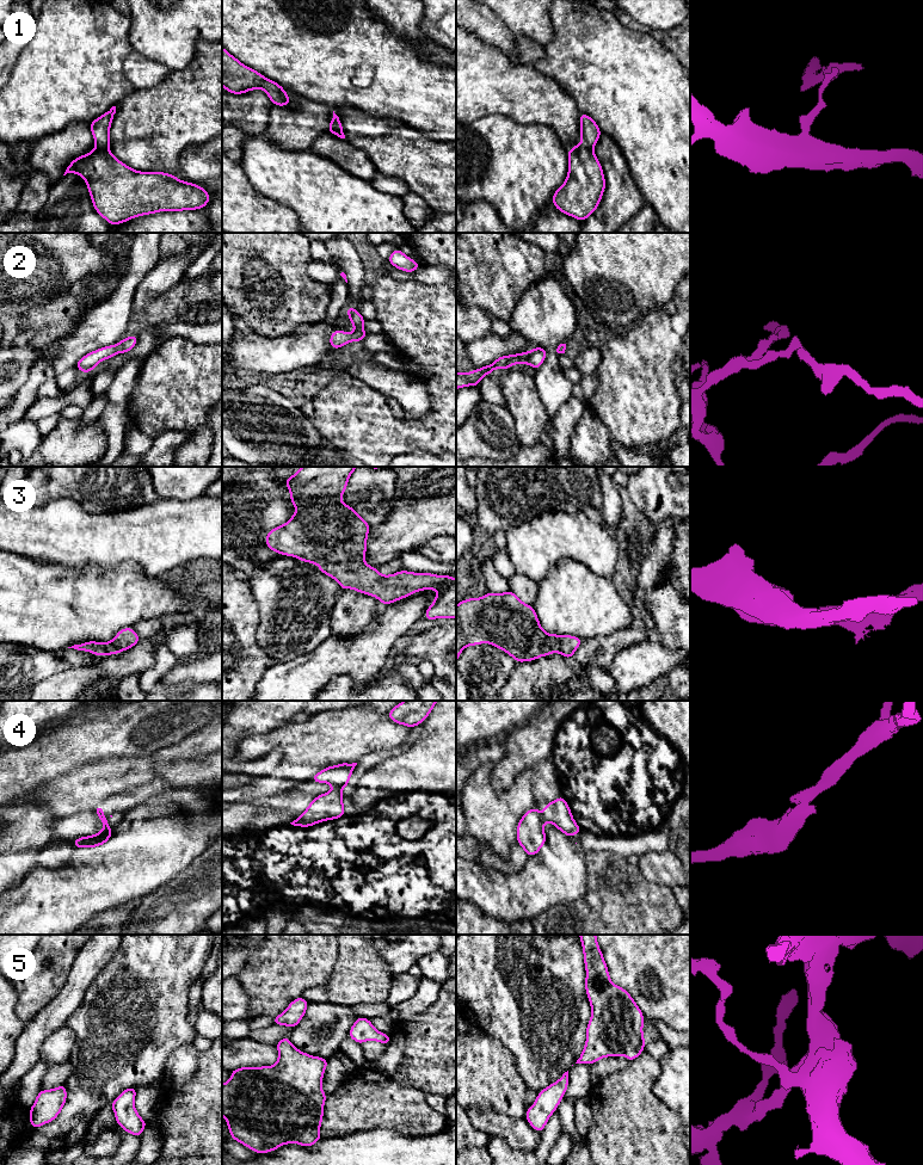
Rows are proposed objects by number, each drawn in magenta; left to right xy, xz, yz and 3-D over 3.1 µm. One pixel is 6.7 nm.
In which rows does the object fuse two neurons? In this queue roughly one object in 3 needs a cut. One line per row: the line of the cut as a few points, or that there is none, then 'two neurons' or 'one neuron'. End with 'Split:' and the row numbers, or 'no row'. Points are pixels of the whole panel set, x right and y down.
1: xy (96, 146), (108, 148) | two neurons
2: no cut | one neuron
3: no cut | one neuron
4: xz (334, 788), (340, 789) | two neurons
5: no cut | one neuron
Split: 1, 4

